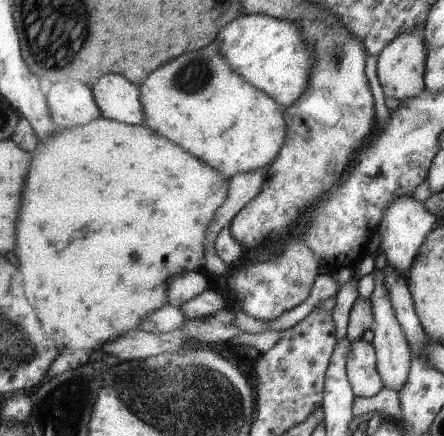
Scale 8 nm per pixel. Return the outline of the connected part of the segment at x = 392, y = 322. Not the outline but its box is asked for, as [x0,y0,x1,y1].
[369,269,410,394]

